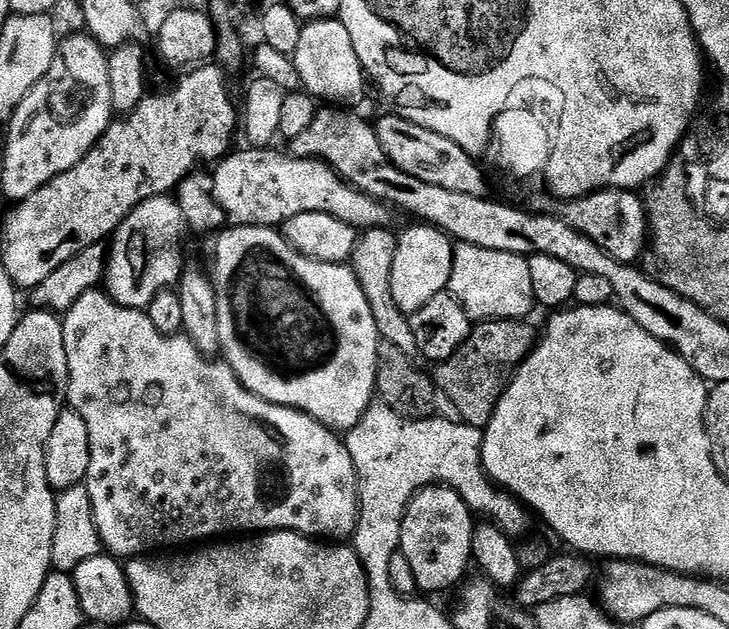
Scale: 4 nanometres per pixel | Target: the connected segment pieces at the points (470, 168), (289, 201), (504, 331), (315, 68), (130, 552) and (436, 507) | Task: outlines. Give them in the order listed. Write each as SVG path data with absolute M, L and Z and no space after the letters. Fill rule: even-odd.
M399 114L384 116L375 121L374 127L378 142L382 142L382 150L388 155L389 164L398 170L410 174L410 178L419 178L421 182L430 182L430 186L442 186L442 190L455 190L458 194L474 194L488 196L488 180L479 168L477 157L464 152L458 142L450 142L450 138L442 138L442 134L434 134L434 130L426 130L426 126L418 126L405 120Z
M245 147L245 152L233 151L215 165L216 172L211 173L212 197L224 212L225 221L229 225L242 228L276 228L282 226L290 218L298 214L330 214L354 229L388 228L391 225L393 209L381 200L375 200L352 184L348 184L328 164L310 158L298 158L284 152L272 152L271 147Z
M482 320L473 327L471 334L450 354L450 358L435 365L434 383L441 397L448 399L455 415L463 423L485 429L508 389L508 383L520 369L520 364L532 353L538 343L538 332L523 320Z
M339 18L307 21L300 29L294 59L303 91L309 96L336 106L356 106L363 98L366 73L354 42L350 42L350 30Z
M93 290L82 294L82 298L78 298L78 302L74 302L74 306L70 306L67 312L63 313L62 319L68 359L66 404L71 411L83 418L86 430L90 430L90 470L86 487L90 494L90 506L94 510L94 526L100 535L101 545L111 555L117 558L136 558L141 554L151 553L148 551L155 544L192 546L213 538L224 538L229 534L300 532L303 536L344 542L355 532L360 513L360 495L356 485L354 462L348 453L347 443L331 428L319 424L313 416L307 416L304 412L258 398L250 390L246 390L246 386L242 386L232 367L225 364L223 359L209 359L183 334L162 334L156 329L154 322L150 322L147 311L115 304L107 291Z
M433 486L413 496L402 522L399 552L414 569L416 586L421 593L444 592L465 579L464 571L470 568L472 558L473 527L473 512L453 488Z

